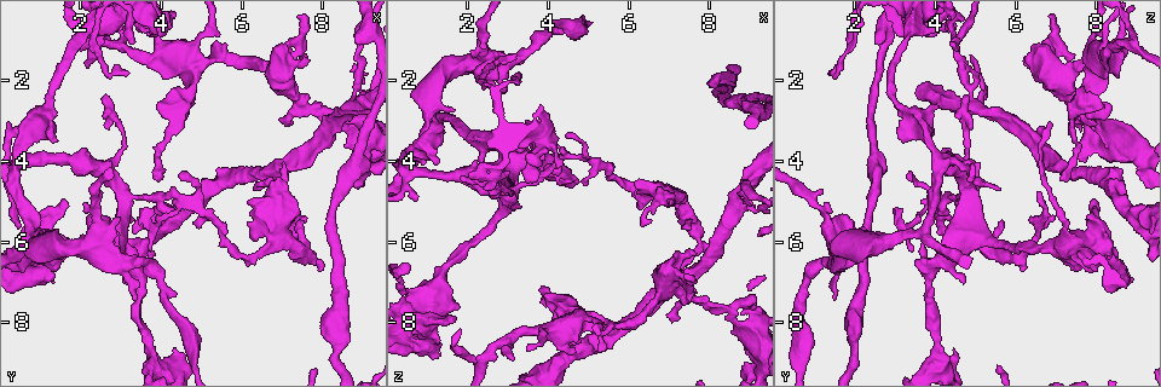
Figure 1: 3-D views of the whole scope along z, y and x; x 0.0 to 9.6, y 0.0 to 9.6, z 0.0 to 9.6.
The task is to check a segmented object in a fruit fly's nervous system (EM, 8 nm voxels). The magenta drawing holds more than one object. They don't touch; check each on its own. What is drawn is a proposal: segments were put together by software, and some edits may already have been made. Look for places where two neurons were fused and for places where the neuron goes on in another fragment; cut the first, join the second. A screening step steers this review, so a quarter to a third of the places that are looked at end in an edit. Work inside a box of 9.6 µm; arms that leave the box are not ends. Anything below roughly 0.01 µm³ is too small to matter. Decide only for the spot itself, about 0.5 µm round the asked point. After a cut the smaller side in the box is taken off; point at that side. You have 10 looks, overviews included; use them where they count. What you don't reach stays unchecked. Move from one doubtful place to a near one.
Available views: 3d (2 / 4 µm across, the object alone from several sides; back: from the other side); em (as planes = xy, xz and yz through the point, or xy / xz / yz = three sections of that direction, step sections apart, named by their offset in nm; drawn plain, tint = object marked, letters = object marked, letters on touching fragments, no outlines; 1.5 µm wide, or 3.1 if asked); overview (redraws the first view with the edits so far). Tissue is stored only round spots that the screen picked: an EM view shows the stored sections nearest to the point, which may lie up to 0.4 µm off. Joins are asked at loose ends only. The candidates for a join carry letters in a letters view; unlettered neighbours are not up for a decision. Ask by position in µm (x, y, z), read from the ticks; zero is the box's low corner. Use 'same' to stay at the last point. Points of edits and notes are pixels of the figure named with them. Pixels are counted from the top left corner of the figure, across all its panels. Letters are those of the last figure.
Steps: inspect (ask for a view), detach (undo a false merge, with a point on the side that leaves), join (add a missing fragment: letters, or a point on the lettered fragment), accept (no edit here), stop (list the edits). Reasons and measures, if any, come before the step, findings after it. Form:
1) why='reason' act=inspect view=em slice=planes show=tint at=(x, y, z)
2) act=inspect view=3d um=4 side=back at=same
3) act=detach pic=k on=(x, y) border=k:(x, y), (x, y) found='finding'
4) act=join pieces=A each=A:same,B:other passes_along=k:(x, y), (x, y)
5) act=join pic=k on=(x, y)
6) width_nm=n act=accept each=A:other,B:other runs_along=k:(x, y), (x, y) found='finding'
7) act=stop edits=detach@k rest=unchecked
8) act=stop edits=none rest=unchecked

why='thick end' act=inspect view=em slice=xy step=8 show=letters at=(2.25, 5.35, 1.65)

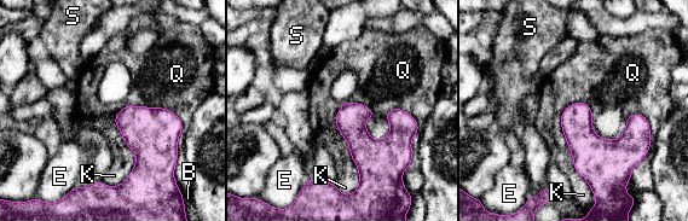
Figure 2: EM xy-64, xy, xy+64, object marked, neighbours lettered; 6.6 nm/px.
act=inspect view=em slice=planes show=letters at=same

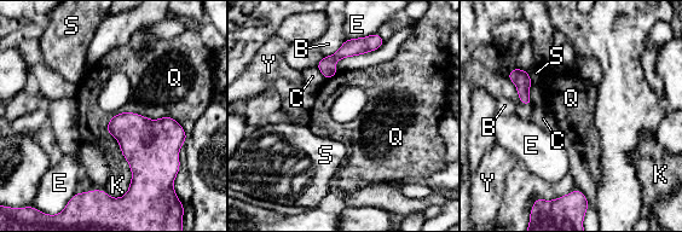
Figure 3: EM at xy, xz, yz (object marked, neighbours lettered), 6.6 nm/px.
act=accept each=B:other,C:other,E:other,K:other,Q:other,S:other,Y:other border=3:(123, 111), (171, 116), (185, 133) found='none of them fits'

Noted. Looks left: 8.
act=inspect view=em slice=yz step=8 show=tint at=(4.40, 4.90, 3.90)

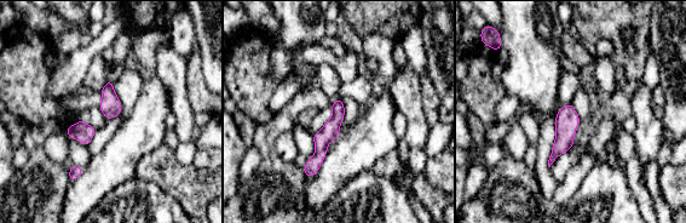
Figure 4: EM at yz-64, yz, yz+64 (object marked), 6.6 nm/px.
act=inspect view=em slice=planes show=letters at=same

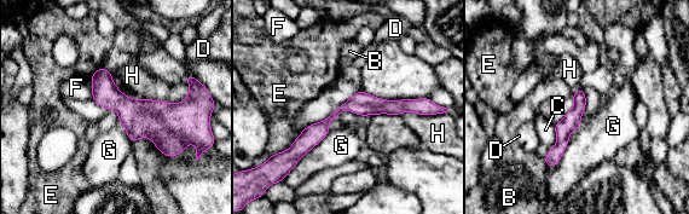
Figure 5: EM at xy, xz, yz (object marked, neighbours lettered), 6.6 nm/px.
act=accept each=B:other,C:other,D:other,E:other,F:other,G:other,H:other border=5:(543, 158), (546, 168) found='continuous, no second neuron'

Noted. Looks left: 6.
why='an open end' act=inspect view=3d um=2 at=(8.00, 6.70, 6.25)

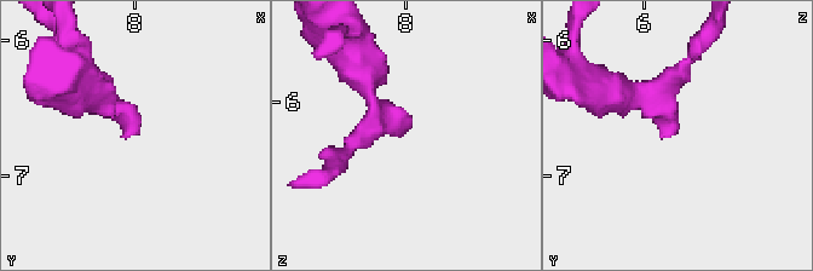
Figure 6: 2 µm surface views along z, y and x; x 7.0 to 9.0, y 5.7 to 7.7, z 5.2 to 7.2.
act=inspect view=em slice=planes show=letters at=(8.00, 6.68, 6.22)

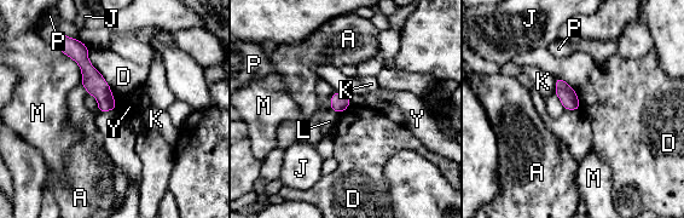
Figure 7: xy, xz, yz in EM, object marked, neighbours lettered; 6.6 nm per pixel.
act=accept each=A:other,D:other,J:other,K:other,L:other,M:other,P:other,Y:other found='none of them fits'

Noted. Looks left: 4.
why='free end' act=inspect view=3d um=4 at=(6.95, 4.10, 5.05)

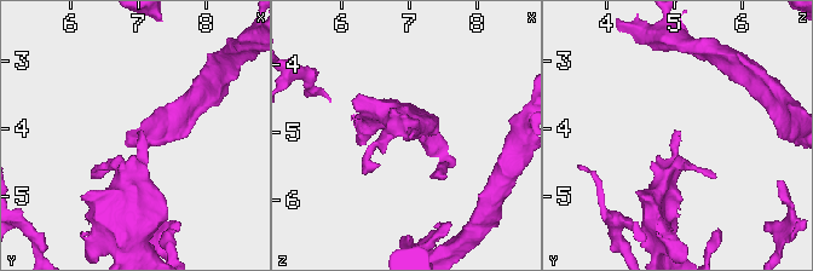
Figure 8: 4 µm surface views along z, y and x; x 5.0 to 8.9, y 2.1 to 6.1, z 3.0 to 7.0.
act=inspect view=em slice=yz step=4 show=letters at=(6.95, 4.05, 5.10)

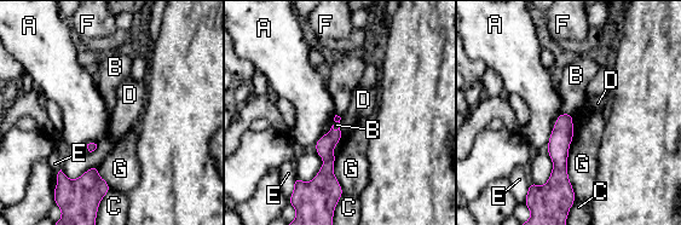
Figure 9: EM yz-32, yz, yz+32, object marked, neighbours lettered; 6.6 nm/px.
act=accept each=A:other,B:other,C:other,D:other,E:other,F:other,G:other border=9:(333, 125), (313, 145) found='no lettered fragment goes on from it'

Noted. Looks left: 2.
act=stop edits=none rest=unchecked

